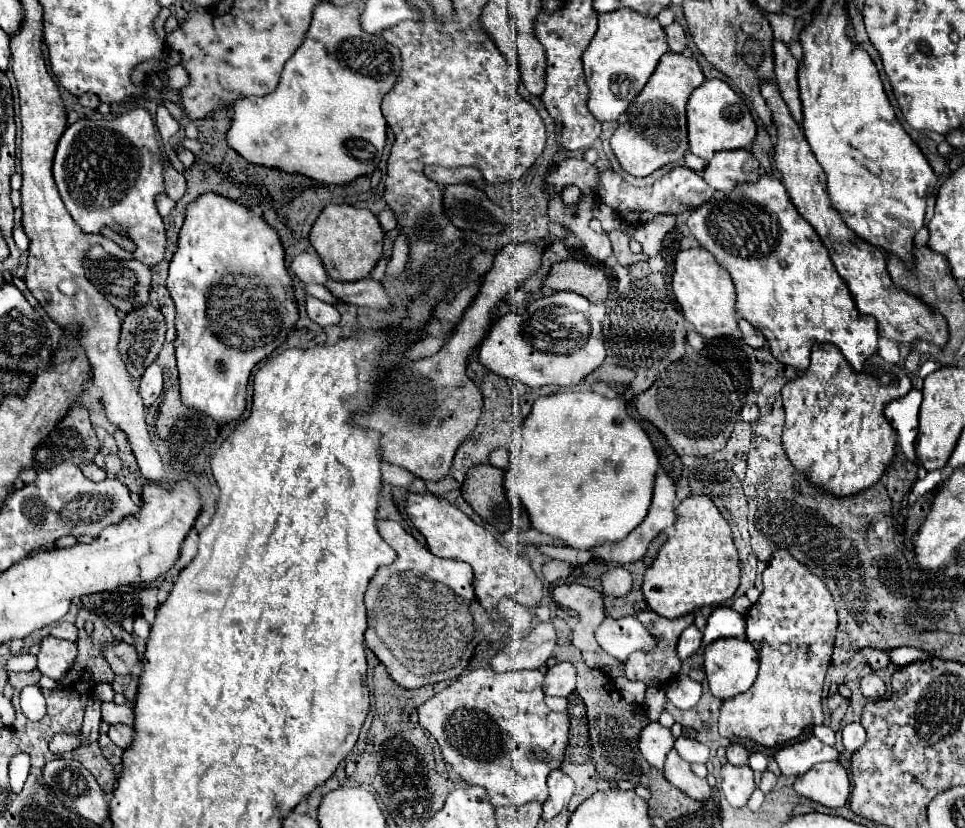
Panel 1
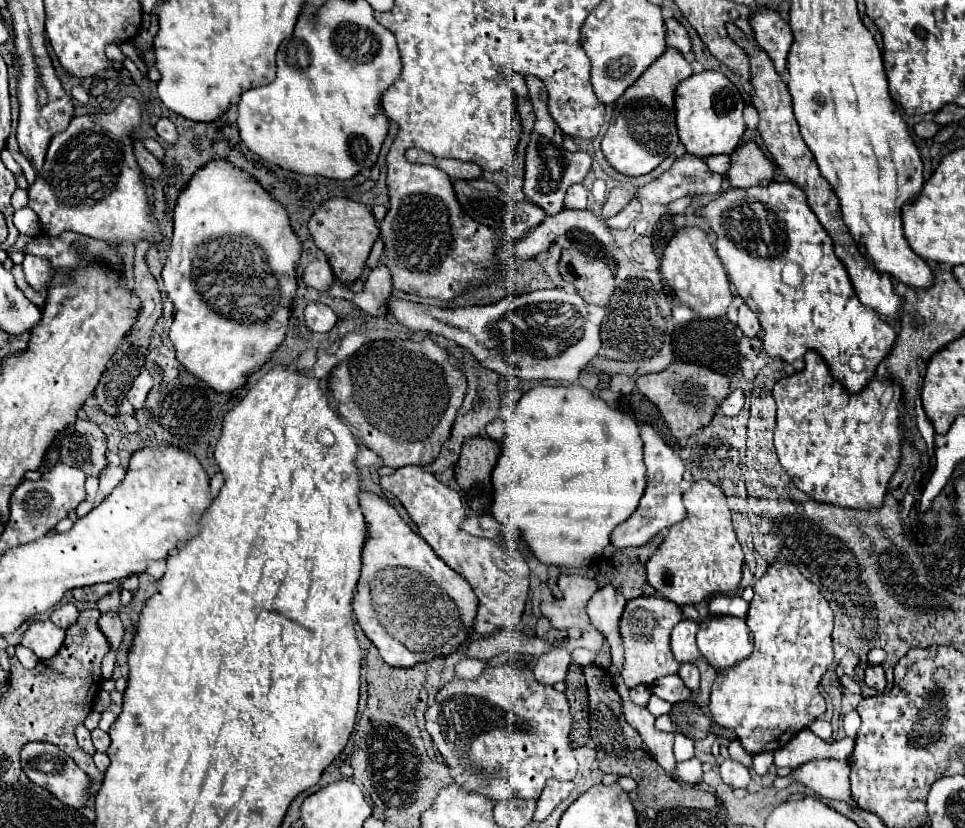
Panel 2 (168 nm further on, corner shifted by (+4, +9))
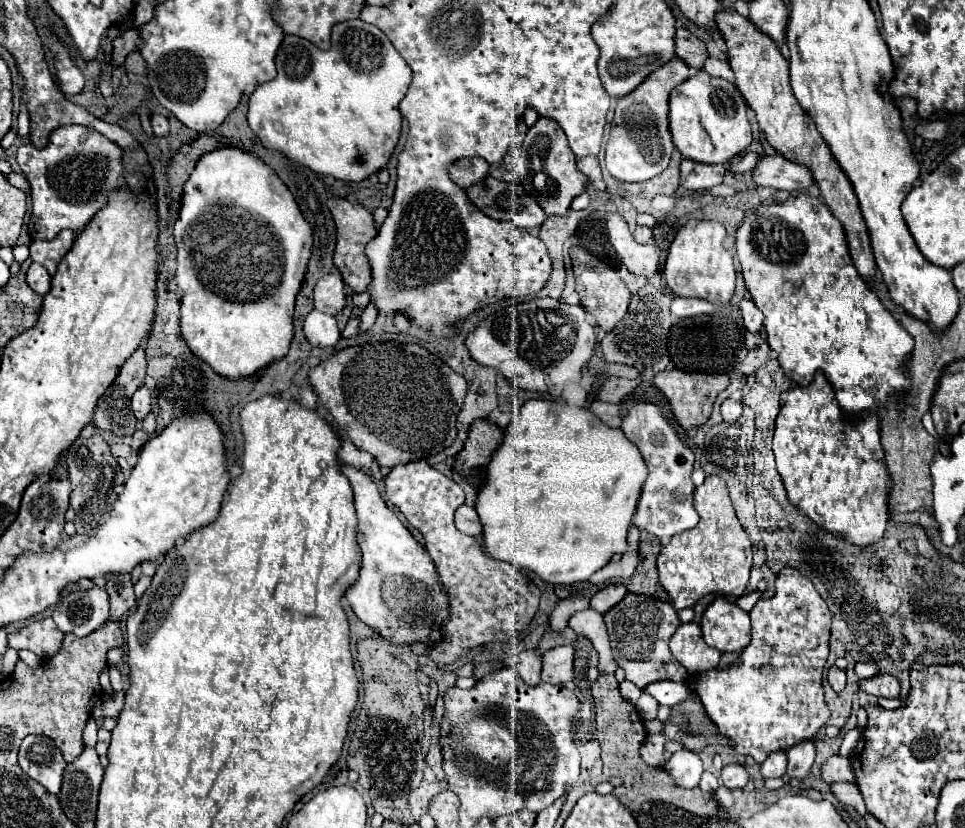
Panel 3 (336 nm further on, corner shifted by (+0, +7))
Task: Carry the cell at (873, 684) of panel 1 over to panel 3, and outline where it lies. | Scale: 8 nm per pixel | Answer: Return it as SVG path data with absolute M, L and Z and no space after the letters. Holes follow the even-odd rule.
M877 674L873 678L861 680L861 690L873 696L897 698L899 696L899 680L891 674Z

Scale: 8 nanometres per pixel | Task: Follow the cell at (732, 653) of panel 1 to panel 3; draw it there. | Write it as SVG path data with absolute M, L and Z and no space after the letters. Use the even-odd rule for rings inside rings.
M717 598L703 614L705 644L719 652L739 652L751 642L751 620L737 604Z

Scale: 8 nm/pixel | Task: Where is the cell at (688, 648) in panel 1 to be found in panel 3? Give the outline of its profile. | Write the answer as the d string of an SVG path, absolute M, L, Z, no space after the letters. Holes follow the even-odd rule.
M695 622L681 624L679 630L669 640L671 654L679 660L689 674L701 674L703 670L713 670L719 664L719 652L711 650L701 636L701 628Z

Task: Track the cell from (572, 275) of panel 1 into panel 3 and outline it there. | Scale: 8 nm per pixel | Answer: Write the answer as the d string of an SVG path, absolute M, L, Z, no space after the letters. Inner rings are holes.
M577 246L571 248L569 256L573 262L573 272L575 272L575 282L577 282L577 292L581 296L581 304L585 306L585 310L589 314L595 316L597 324L609 332L627 312L627 304L629 304L631 294L627 290L627 286L623 284L625 280L617 278L617 270L611 264L595 258L593 254L589 254L583 248L577 248Z

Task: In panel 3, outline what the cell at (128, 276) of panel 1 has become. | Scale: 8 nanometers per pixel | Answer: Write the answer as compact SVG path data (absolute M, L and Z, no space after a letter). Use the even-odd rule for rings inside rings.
M63 230L53 240L33 240L29 246L31 260L45 266L47 272L53 276L59 260L69 252L73 242L75 242L73 230Z

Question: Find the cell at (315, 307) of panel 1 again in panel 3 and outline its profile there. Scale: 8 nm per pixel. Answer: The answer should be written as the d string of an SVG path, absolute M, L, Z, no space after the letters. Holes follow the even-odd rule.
M311 310L303 322L303 332L305 338L313 344L313 346L335 346L337 340L341 338L337 322L331 314L319 312L319 310Z

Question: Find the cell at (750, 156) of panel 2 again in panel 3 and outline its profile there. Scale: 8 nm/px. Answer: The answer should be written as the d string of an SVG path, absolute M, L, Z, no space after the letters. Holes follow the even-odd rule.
M781 154L759 158L751 174L755 186L761 188L769 186L769 188L793 192L793 190L807 190L813 184L811 172L805 166L789 162Z

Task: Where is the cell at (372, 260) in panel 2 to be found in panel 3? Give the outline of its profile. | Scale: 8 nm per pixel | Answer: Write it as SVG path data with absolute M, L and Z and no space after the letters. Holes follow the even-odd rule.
M369 303L360 316L361 324L358 332L359 335L364 334L373 326L377 319L377 315L378 311L376 308L372 303Z

